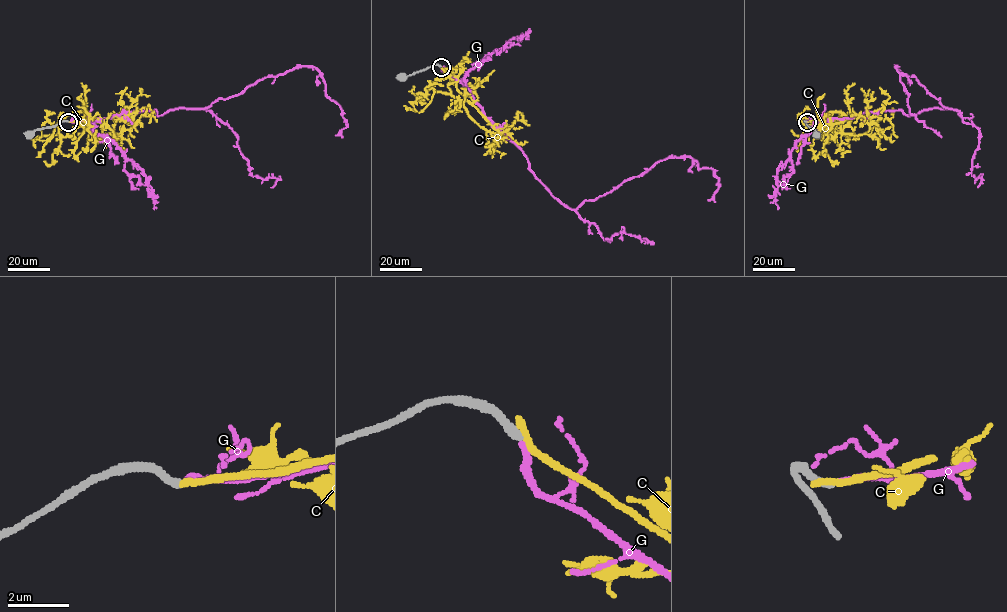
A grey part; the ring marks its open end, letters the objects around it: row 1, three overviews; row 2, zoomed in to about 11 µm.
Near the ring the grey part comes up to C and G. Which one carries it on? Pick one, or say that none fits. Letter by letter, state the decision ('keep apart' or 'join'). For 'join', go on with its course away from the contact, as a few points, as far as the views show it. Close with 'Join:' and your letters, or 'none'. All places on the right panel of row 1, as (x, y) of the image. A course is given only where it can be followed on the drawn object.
C: keep apart
G: join; course (807, 122), (948, 109), (896, 66), (909, 111), (940, 135)
Join: G

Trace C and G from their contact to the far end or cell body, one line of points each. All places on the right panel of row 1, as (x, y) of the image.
C: (806, 122), (835, 122), (842, 132), (857, 135), (871, 134), (878, 122), (887, 119), (897, 137)
G: (807, 122), (948, 109), (896, 66), (909, 111), (940, 135)

